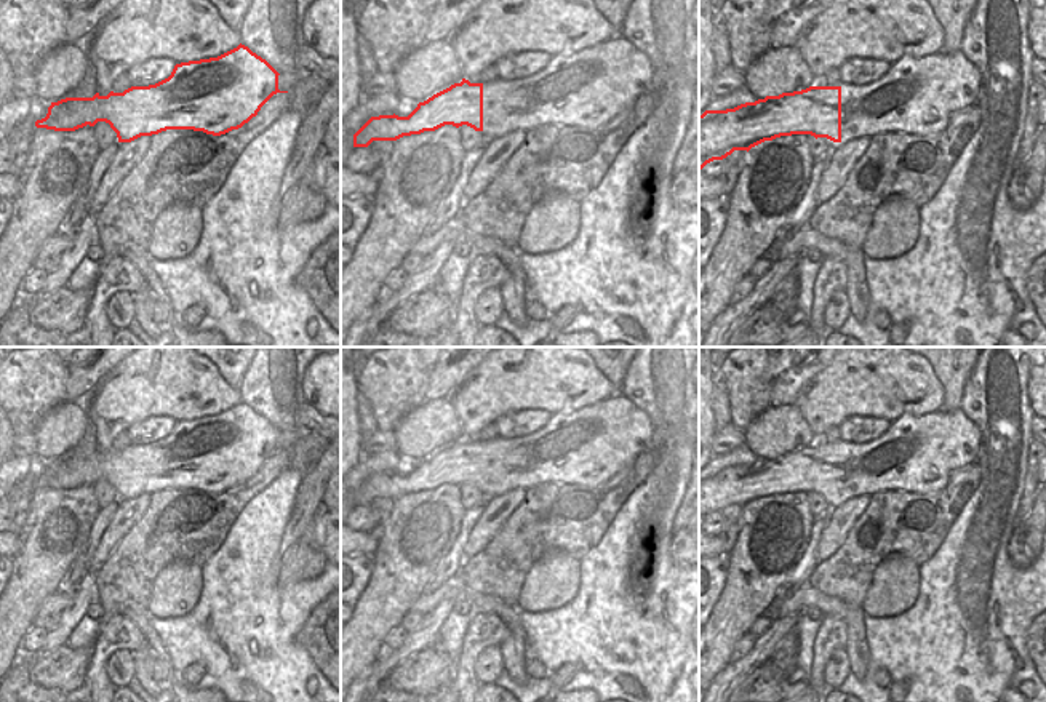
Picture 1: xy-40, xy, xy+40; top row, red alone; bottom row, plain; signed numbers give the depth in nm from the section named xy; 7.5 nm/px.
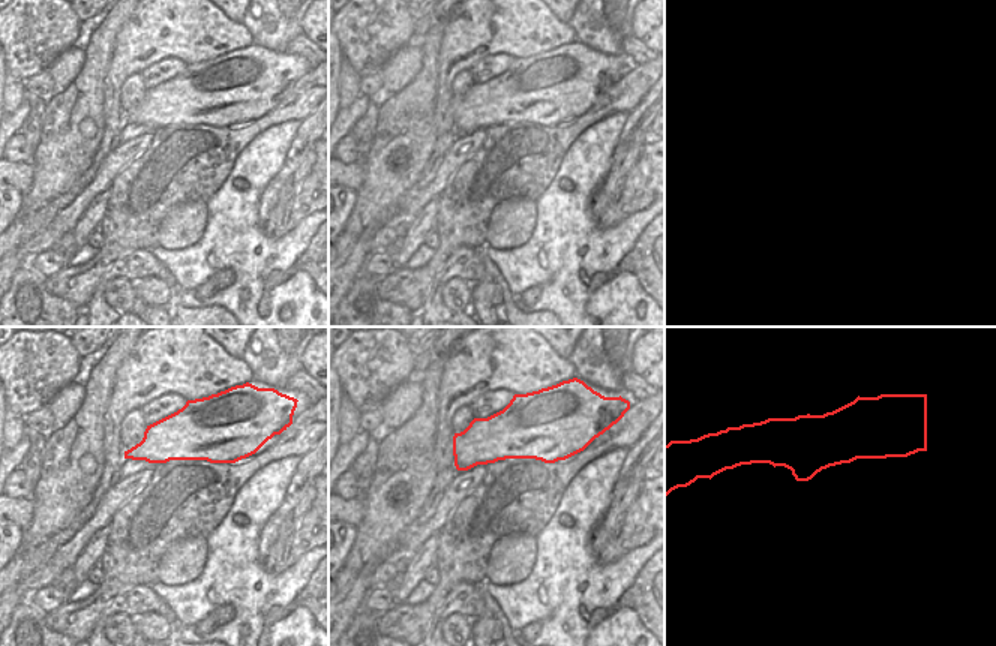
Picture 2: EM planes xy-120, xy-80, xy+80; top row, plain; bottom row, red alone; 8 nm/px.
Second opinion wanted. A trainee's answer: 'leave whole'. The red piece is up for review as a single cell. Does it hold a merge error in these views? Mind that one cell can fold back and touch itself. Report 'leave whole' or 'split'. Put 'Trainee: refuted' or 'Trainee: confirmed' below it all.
leave whole
Trainee: confirmed

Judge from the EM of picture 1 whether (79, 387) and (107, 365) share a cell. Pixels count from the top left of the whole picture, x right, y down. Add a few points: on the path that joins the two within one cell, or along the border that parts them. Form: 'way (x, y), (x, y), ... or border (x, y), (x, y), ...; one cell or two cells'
way (85, 381), (101, 368); one cell

